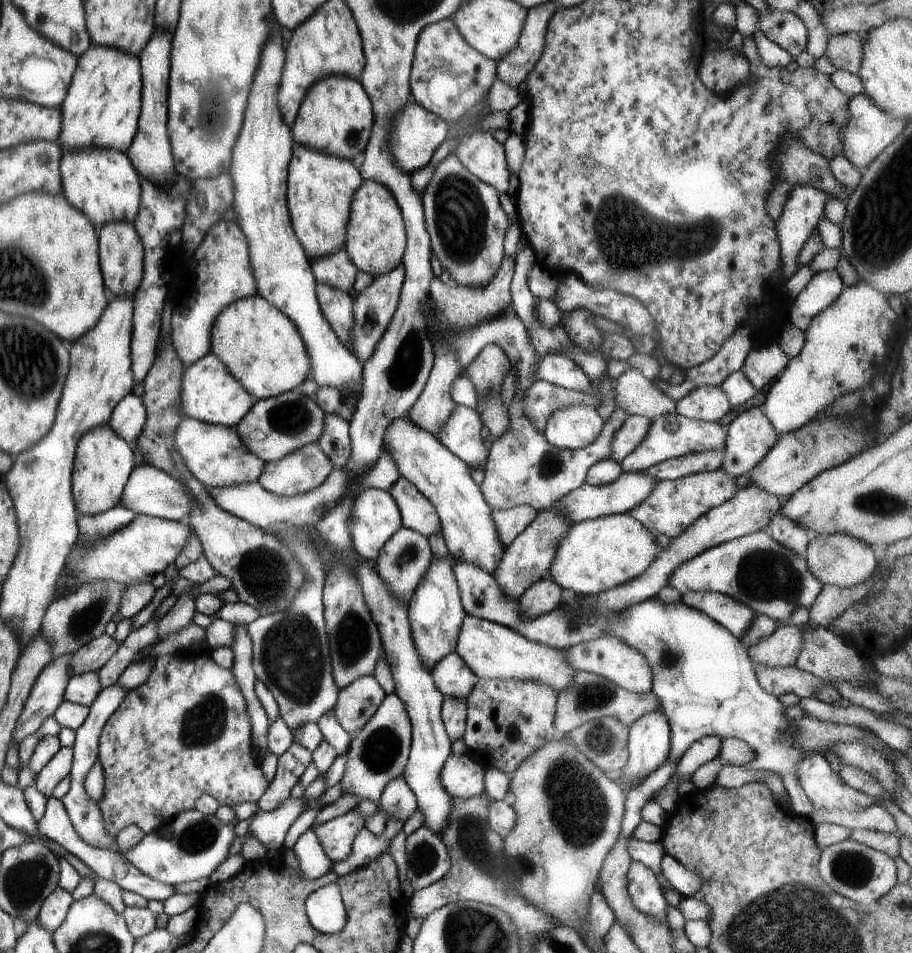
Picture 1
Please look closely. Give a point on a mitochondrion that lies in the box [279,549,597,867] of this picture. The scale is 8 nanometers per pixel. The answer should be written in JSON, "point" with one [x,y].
{"point":[354,636]}

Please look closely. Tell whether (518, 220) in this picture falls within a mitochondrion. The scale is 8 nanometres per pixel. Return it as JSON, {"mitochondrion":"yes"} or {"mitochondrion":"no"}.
{"mitochondrion":"no"}

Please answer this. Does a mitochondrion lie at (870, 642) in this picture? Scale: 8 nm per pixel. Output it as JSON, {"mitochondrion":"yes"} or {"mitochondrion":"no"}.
{"mitochondrion":"no"}

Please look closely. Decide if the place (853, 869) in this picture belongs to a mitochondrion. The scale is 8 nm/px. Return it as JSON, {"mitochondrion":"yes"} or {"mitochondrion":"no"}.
{"mitochondrion":"yes"}

